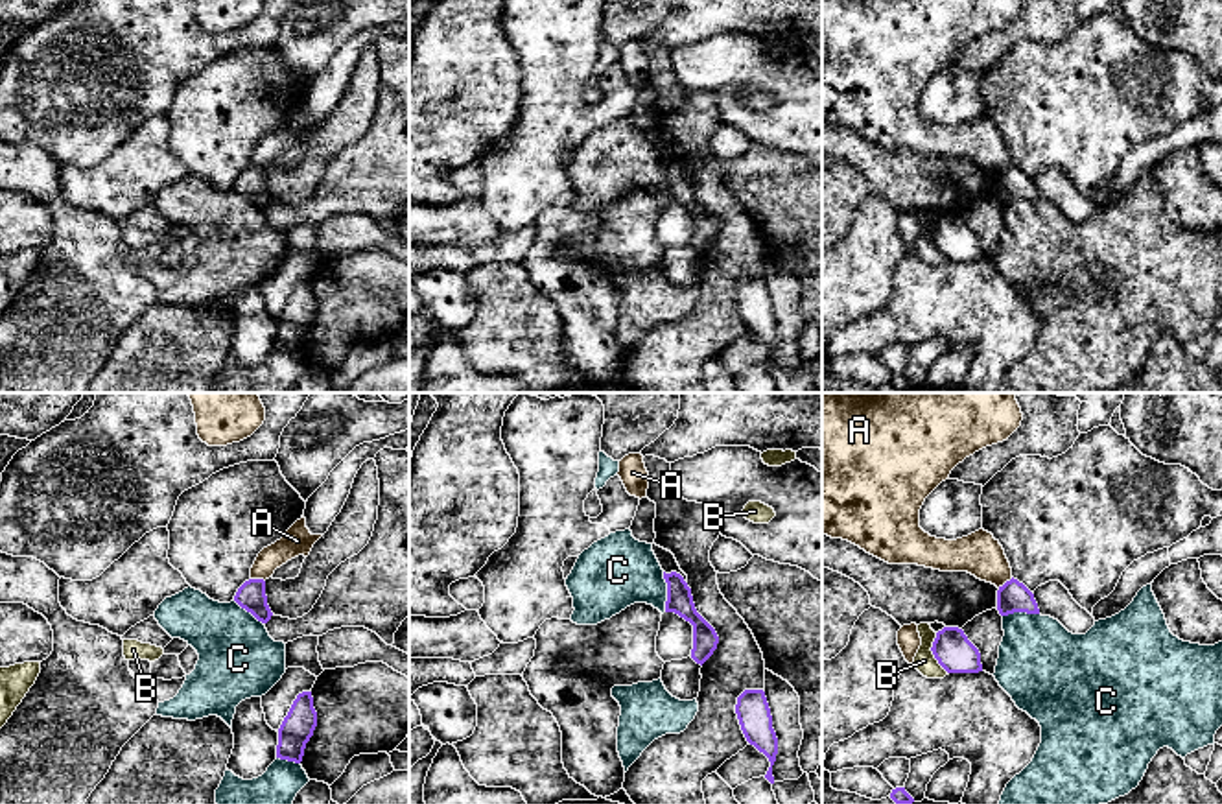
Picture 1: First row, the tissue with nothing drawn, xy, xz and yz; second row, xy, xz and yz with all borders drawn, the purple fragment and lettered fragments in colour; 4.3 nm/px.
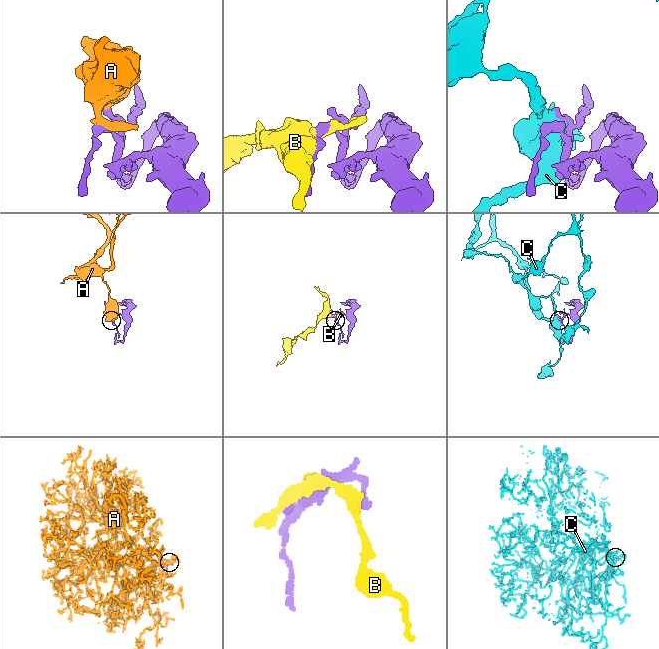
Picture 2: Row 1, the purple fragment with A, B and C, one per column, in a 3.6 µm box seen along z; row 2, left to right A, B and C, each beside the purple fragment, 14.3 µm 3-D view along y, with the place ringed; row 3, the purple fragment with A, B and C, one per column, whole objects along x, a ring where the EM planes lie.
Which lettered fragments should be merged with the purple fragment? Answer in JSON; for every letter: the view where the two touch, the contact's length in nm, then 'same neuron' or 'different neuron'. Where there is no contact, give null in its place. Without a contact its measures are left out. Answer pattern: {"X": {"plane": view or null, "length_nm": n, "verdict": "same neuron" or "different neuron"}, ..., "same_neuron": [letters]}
{"A": {"plane": "xy", "length_nm": 70, "verdict": "different neuron"}, "B": {"plane": "yz", "length_nm": 190, "verdict": "different neuron"}, "C": {"plane": "xz", "length_nm": 180, "verdict": "different neuron"}, "same_neuron": []}

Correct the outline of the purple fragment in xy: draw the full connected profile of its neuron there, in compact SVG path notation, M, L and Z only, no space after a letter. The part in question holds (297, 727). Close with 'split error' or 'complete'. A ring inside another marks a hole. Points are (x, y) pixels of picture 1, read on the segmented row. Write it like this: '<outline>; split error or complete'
M302 692L293 701L278 728L276 758L300 763L306 743L317 727L311 692Z; complete

